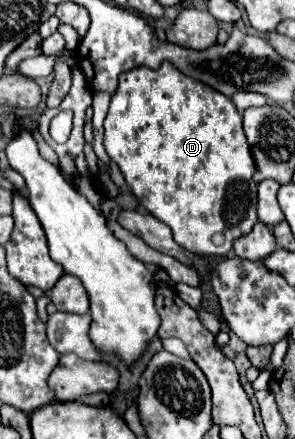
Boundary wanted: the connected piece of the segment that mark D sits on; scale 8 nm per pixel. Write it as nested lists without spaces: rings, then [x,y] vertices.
[[[164,62],[156,70],[140,66],[140,68],[134,68],[130,72],[124,72],[120,76],[120,84],[118,84],[116,92],[112,94],[110,110],[108,110],[108,116],[104,120],[104,148],[106,148],[108,156],[118,164],[120,172],[124,174],[128,188],[136,194],[138,202],[154,218],[158,218],[160,222],[170,226],[174,240],[190,252],[196,252],[200,256],[226,256],[232,250],[234,240],[248,234],[252,230],[252,226],[258,222],[258,216],[256,216],[256,182],[252,180],[256,166],[254,166],[254,160],[250,156],[250,148],[248,148],[248,142],[246,142],[246,136],[242,130],[242,114],[236,110],[236,106],[232,104],[230,98],[216,92],[214,88],[208,88],[208,84],[200,84],[198,80],[192,80],[190,76],[180,74],[180,70],[170,62]]]

